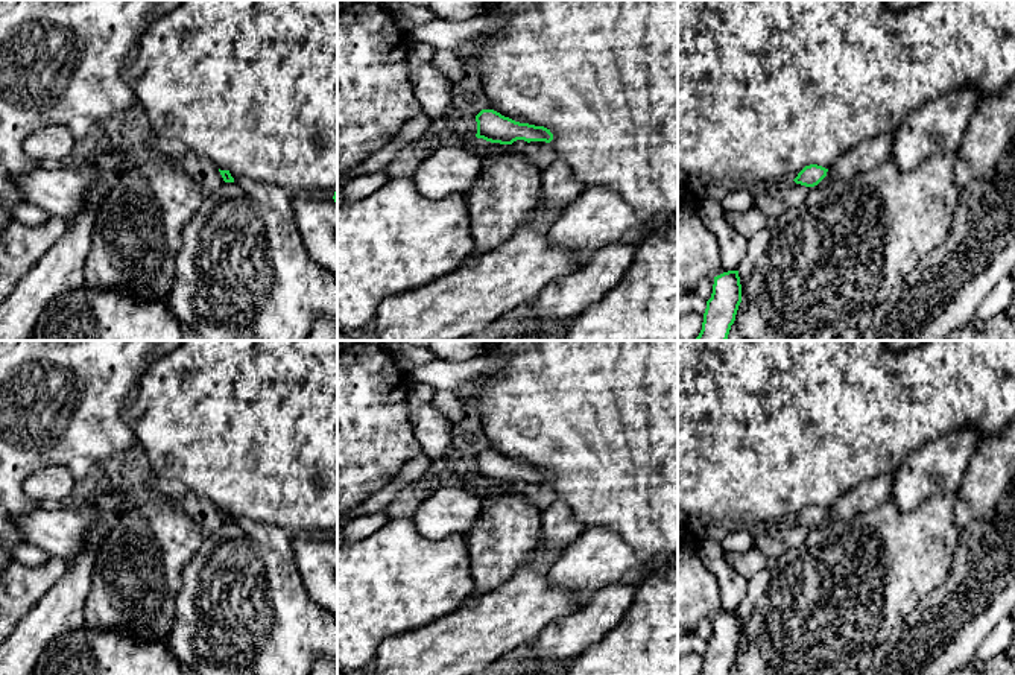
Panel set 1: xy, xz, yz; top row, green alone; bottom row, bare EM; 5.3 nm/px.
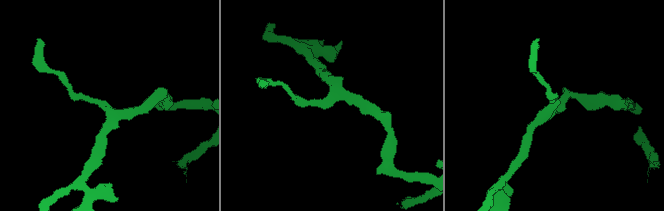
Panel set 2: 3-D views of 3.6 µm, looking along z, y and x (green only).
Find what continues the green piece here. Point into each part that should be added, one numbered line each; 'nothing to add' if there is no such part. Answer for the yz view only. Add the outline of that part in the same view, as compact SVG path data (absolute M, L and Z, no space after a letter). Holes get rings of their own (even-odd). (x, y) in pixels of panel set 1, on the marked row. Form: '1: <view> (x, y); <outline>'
nothing to add

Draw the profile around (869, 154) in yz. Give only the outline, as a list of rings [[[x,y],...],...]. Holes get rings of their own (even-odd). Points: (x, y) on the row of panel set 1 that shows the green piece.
[[[893,132],[862,141],[852,151],[842,155],[830,170],[837,179],[848,179],[857,173],[871,170],[890,160],[892,141]]]

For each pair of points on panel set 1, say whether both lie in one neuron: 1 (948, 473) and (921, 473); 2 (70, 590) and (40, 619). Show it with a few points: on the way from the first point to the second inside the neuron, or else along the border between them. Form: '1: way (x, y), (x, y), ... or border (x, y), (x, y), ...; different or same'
1: way (942, 473), (927, 472); same
2: way (63, 598), (47, 613); same

